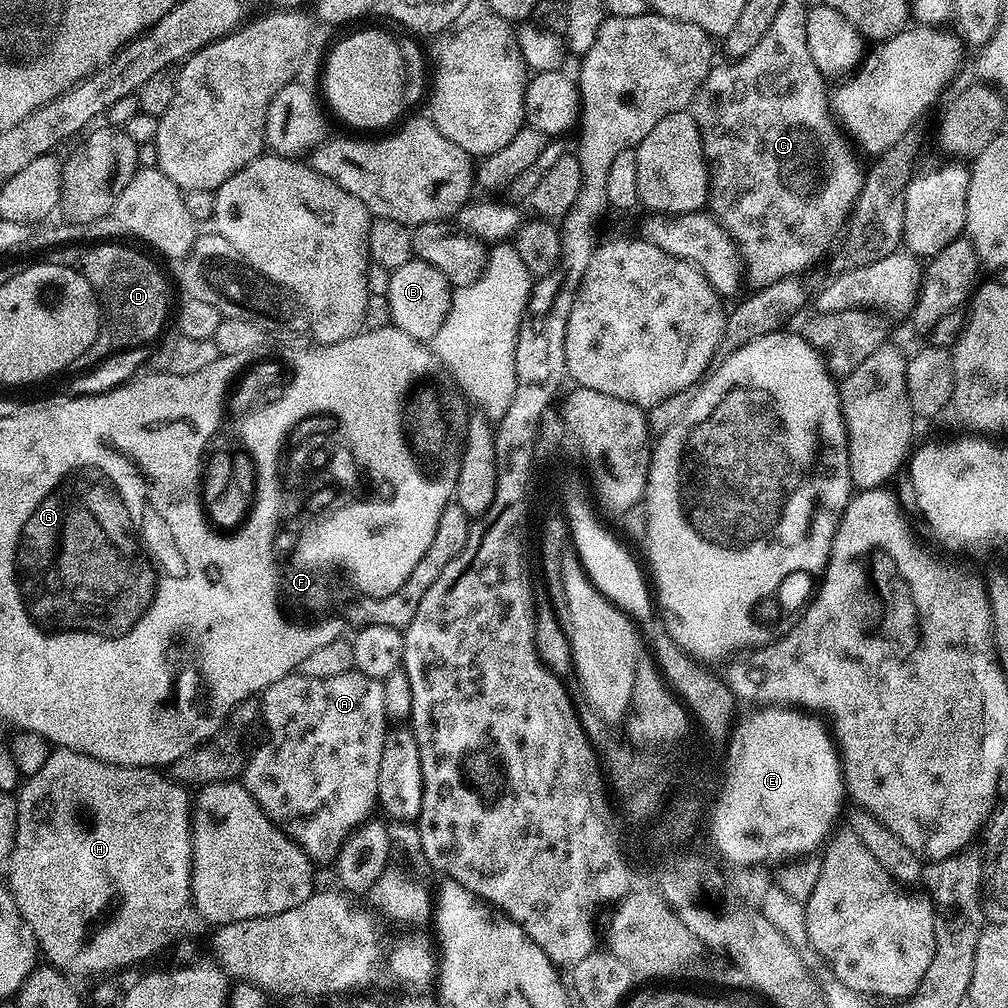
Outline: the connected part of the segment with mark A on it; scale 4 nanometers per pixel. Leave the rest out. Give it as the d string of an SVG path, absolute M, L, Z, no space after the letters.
M353 670L346 674L338 674L338 678L306 678L299 674L293 674L274 682L262 693L264 701L262 699L259 701L258 712L262 720L264 716L264 728L268 731L268 741L253 756L247 757L242 769L242 783L244 789L254 798L254 802L258 802L261 810L271 818L272 823L308 856L313 865L331 865L340 853L340 848L348 841L348 837L356 832L361 825L367 824L369 820L373 819L375 812L372 811L377 811L378 766L382 766L382 750L386 739L386 727L384 728L386 717L382 702L383 689L384 685L381 681Z

